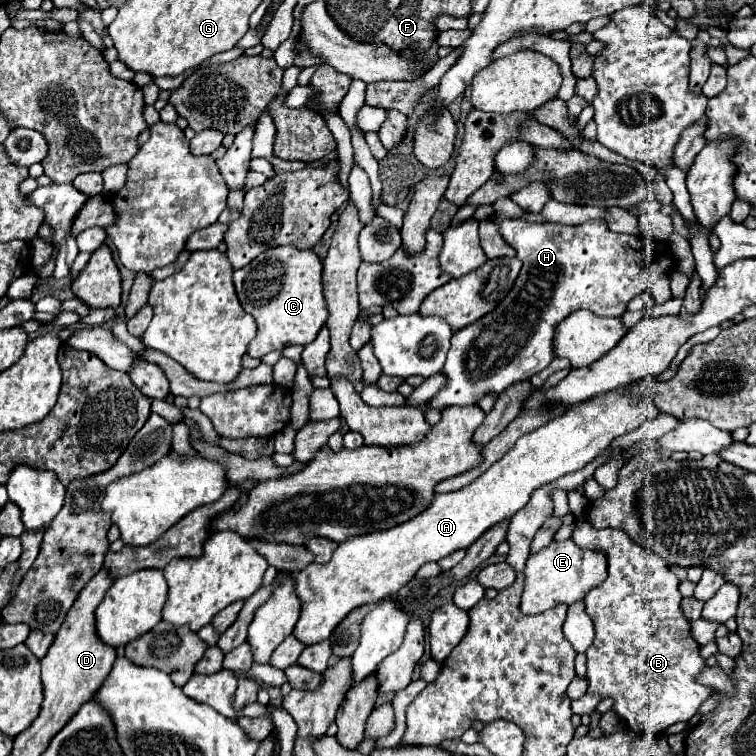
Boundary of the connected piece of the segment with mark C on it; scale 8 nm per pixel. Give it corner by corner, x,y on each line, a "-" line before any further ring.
295,246
269,248
267,252
259,254
255,260
251,260
251,264
235,270
233,282
235,282
235,290
237,290
243,310
249,312
259,326
257,336
249,344
249,350
247,350
247,354
253,358
261,358
263,354
267,354
271,350
281,350
287,344
305,346
315,340
315,336
327,322
329,312
327,312
327,302
323,298
323,262
319,260
319,256
313,250
299,250

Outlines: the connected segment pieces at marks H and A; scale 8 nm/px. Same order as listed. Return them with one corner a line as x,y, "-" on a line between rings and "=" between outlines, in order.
505,218
505,220
497,220
497,226
499,226
499,234
503,236
503,240
505,240
509,246
515,248
517,258
523,262
521,274
519,274
519,278
517,278
513,290
505,296
505,300
503,300
489,316
483,316
483,320
477,320
475,324
471,324
471,326
467,326
467,328
463,328
463,330
459,330
459,332
453,334
453,338
451,338
451,348
449,348
449,352
447,352
447,362
445,362
445,366
443,366
443,374
447,374
449,382
447,382
447,386
445,386
441,392
435,394
435,398
431,398
429,406
433,406
433,408
439,408
439,410
441,410
441,408
447,408
447,406
453,406
453,404
457,404
457,406
477,404
487,392
501,394
507,386
511,386
511,384
515,384
515,382
519,382
519,380
529,380
533,374
537,374
537,372
541,372
543,368
547,368
549,362
553,360
553,344
551,344
551,340
553,340
553,334
555,334
555,326
557,326
565,316
569,316
571,312
575,312
575,310
579,310
579,308
587,308
587,310
591,310
591,312
595,312
595,314
599,314
599,316
621,316
621,314
625,312
627,302
629,302
631,298
635,298
635,296
639,296
641,292
645,292
647,288
651,288
663,274
669,276
667,272
663,272
663,266
661,266
657,260
651,262
651,264
647,264
647,262
643,260
641,246
637,246
637,244
639,244
639,238
641,238
639,234
619,234
619,232
611,232
611,230
607,228
607,222
603,222
603,220
589,220
589,222
579,224
579,226
555,226
555,224
549,224
549,222
529,222
529,220
=
621,390
598,394
587,402
571,406
561,418
547,422
543,428
521,436
501,460
469,486
451,494
435,494
433,504
407,524
347,538
335,548
327,564
313,562
303,568
303,572
297,572
295,594
301,600
301,616
295,626
295,636
307,646
327,640
351,610
363,604
377,604
389,594
399,592
425,562
437,562
459,548
467,548
493,524
521,510
533,490
583,468
601,454
613,438
635,430
657,414
649,398
643,402

